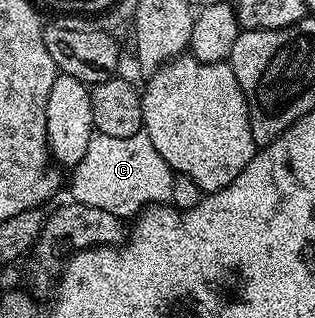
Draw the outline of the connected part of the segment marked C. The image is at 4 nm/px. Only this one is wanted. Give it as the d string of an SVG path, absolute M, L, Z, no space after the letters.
M144 131L128 138L94 133L74 172L70 196L74 203L105 210L124 220L138 215L147 205L170 201L175 177Z

